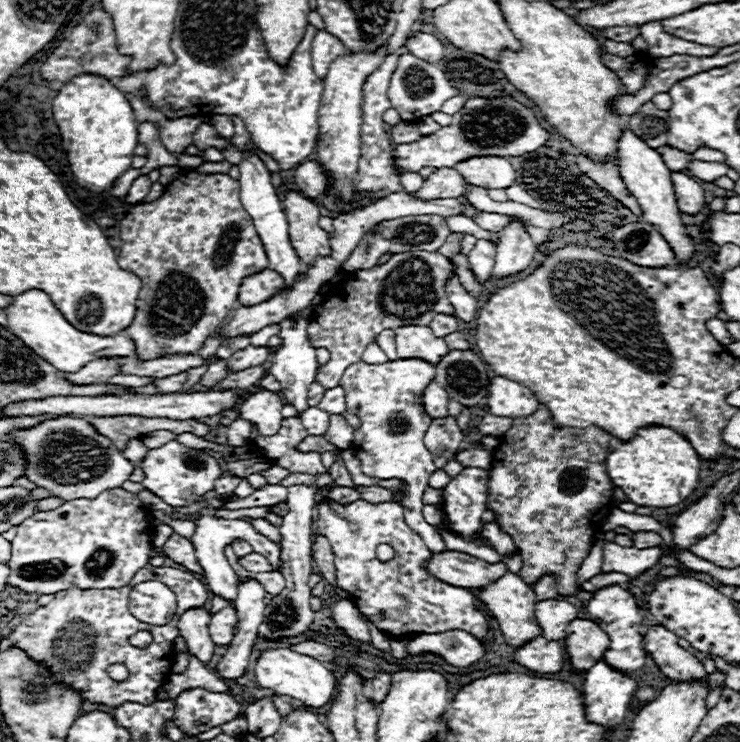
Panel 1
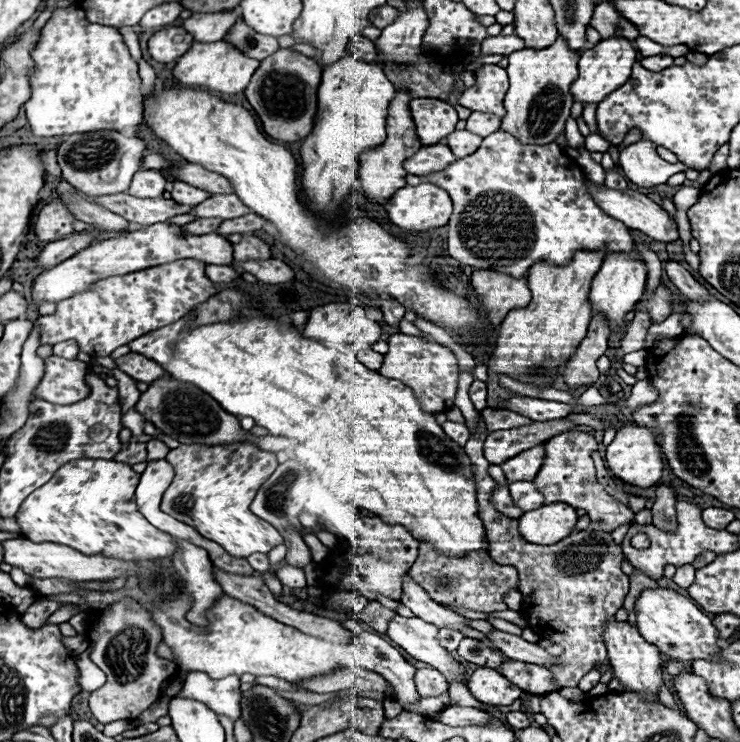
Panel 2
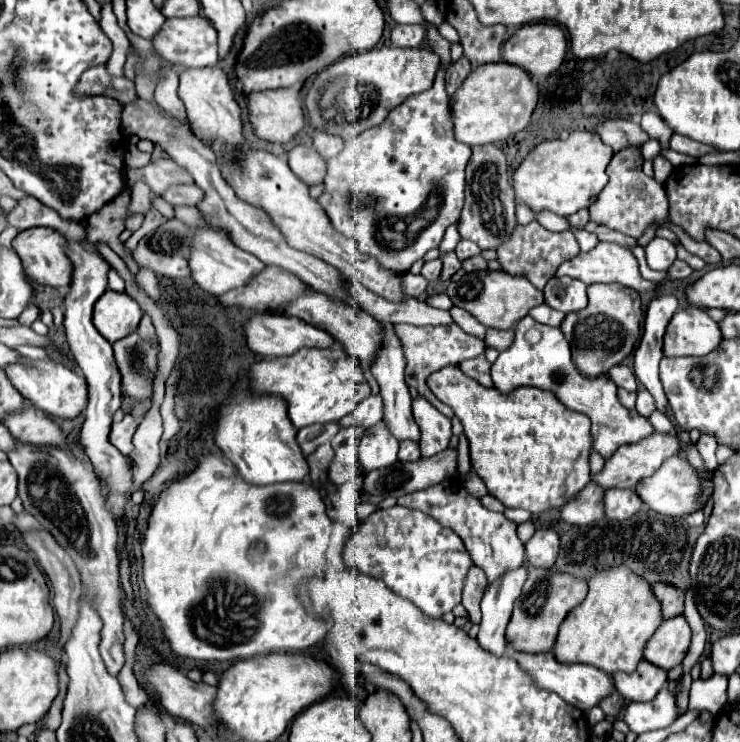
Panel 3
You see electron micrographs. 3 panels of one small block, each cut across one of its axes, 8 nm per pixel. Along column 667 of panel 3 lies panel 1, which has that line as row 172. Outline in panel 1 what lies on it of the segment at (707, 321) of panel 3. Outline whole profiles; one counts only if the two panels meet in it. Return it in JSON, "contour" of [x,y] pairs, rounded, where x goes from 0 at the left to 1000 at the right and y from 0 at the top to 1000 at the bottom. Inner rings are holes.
{"contour":[[[514,62],[505,70],[468,70],[465,75],[454,78],[446,92],[443,100],[438,105],[438,124],[435,124],[435,135],[432,135],[432,186],[430,186],[430,216],[435,218],[435,224],[449,235],[451,248],[449,256],[435,264],[435,275],[438,280],[443,280],[451,288],[459,286],[470,286],[473,278],[473,264],[478,261],[478,251],[476,251],[476,240],[481,237],[481,224],[484,224],[484,213],[486,213],[486,170],[492,162],[489,154],[489,116],[495,111],[495,105],[516,86],[516,81],[522,78],[522,62]]]}

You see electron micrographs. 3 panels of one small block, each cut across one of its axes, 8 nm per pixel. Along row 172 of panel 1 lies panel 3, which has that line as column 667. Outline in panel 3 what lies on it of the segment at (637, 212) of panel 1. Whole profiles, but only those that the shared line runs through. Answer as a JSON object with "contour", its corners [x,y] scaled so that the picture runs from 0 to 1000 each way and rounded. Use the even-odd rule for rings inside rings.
{"contour":[[[886,784],[881,790],[881,801],[886,801],[892,819],[895,819],[895,833],[911,833],[914,827],[924,827],[924,798],[916,792],[900,787],[900,784]]]}

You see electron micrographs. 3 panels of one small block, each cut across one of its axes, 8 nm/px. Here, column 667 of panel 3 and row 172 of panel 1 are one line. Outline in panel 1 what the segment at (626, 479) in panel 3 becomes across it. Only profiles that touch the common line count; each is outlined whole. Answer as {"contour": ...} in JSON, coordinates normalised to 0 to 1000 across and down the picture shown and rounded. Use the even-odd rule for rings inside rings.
{"contour":[[[592,226],[562,259],[565,267],[619,267],[630,259],[630,243],[614,226]]]}

